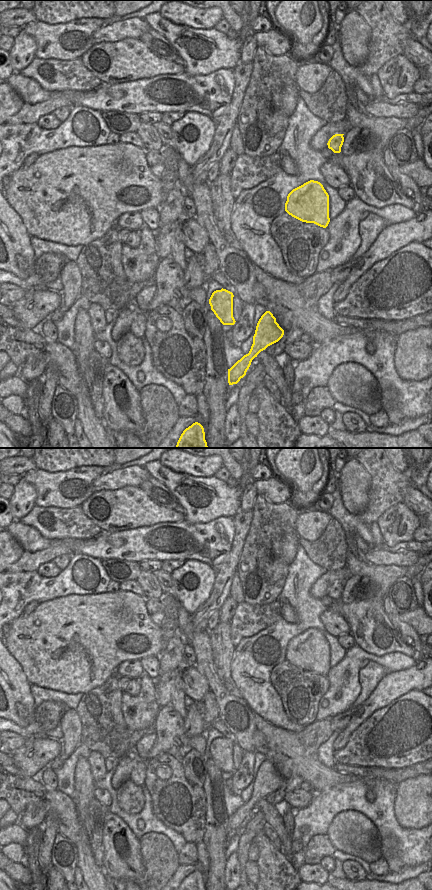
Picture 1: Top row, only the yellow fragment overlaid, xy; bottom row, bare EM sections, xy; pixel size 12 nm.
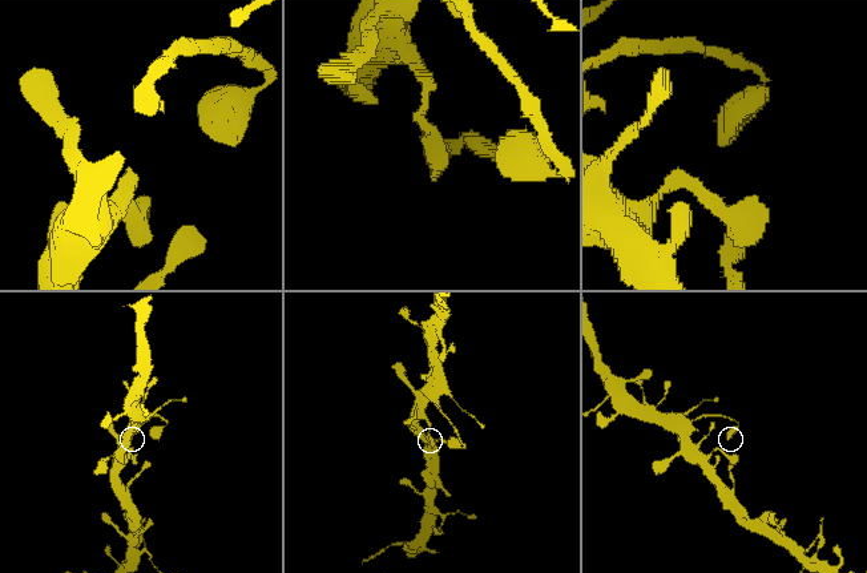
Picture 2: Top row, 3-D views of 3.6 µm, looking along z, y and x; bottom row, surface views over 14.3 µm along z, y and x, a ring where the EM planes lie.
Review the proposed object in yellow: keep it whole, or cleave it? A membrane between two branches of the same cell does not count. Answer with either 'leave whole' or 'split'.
leave whole

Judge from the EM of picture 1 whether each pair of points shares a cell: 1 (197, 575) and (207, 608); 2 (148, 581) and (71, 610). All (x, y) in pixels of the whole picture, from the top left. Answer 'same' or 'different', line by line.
1: different
2: different

